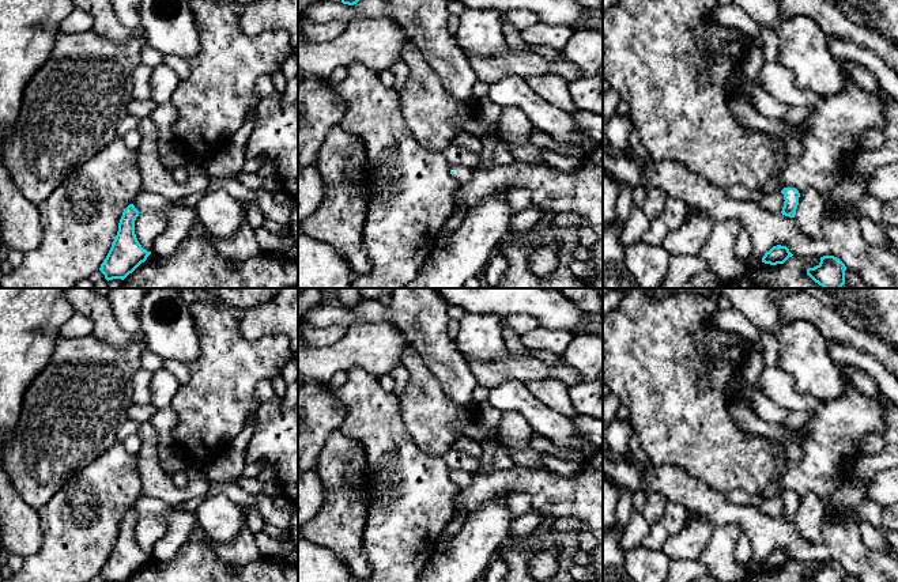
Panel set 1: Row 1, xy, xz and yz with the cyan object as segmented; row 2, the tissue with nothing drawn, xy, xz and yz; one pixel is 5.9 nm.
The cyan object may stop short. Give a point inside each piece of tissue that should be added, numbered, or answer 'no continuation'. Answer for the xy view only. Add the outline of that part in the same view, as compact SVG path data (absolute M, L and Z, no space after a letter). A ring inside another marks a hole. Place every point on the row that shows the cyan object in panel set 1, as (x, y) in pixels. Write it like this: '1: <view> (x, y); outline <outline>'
no continuation

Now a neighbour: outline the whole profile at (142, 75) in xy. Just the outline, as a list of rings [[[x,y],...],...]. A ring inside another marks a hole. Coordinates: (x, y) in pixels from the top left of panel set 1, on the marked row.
[[[140,63],[132,73],[132,99],[146,101],[151,98],[152,67]]]

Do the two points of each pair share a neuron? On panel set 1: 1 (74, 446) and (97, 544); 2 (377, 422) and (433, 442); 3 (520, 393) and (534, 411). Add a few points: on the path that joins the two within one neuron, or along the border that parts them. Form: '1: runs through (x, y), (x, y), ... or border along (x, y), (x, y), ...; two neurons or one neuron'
1: border along (104, 452), (55, 492); two neurons
2: border along (399, 404), (403, 424), (411, 439), (433, 456); two neurons
3: runs through (520, 397), (529, 407); one neuron

